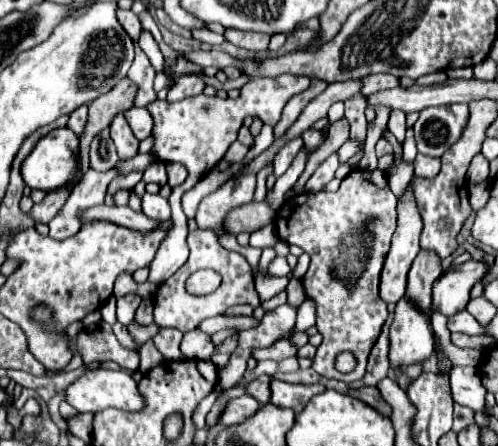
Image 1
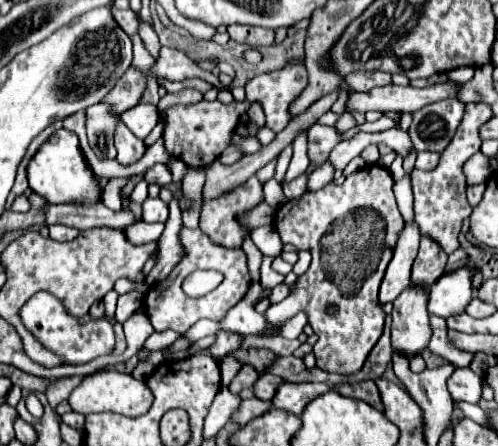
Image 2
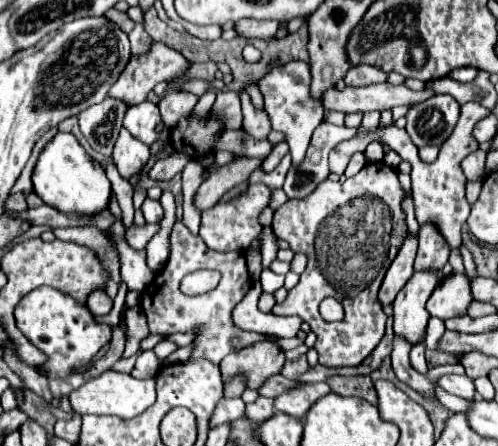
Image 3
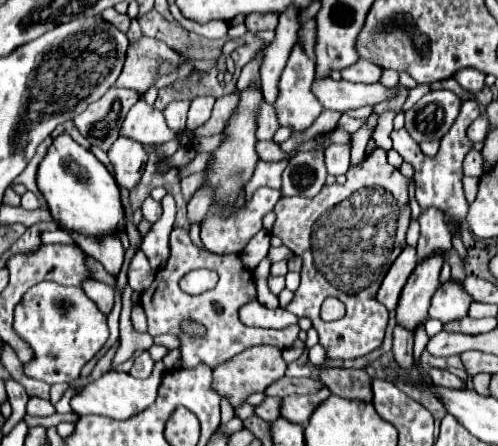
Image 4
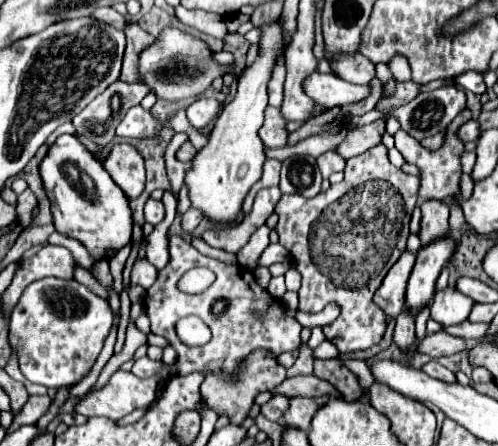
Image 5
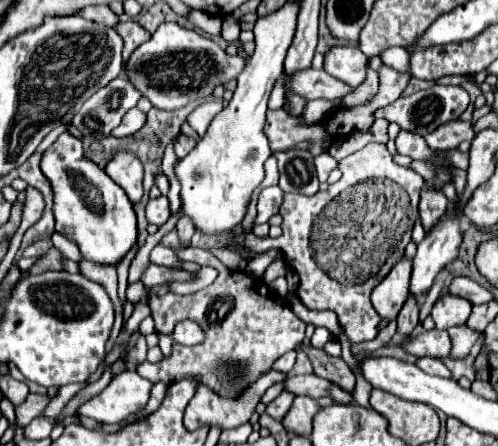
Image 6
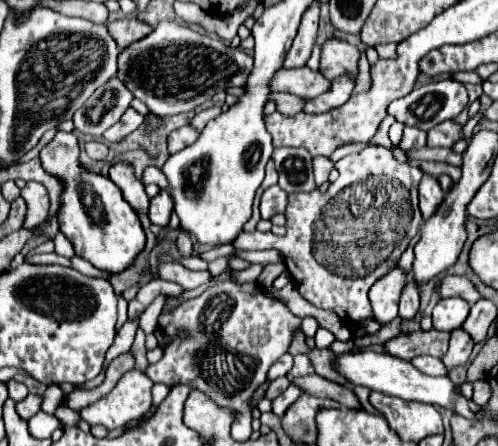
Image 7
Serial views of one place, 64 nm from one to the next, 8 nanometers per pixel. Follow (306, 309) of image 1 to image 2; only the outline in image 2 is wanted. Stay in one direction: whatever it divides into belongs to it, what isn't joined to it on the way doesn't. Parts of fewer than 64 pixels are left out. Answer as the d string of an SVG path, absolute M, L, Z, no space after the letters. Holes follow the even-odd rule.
M300 312L300 314L296 314L292 320L288 320L280 328L280 336L288 338L288 340L294 340L294 338L298 338L304 332L304 326L306 324L308 324L308 314L306 312Z

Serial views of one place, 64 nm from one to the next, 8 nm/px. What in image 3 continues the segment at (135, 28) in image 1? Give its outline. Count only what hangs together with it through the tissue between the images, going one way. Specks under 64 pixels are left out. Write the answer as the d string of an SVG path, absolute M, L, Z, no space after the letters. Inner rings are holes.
M110 8L110 10L106 12L106 18L112 20L114 24L118 24L118 26L122 28L122 32L126 32L126 34L134 28L134 22L130 20L130 16L128 16L126 12L118 12L116 8Z

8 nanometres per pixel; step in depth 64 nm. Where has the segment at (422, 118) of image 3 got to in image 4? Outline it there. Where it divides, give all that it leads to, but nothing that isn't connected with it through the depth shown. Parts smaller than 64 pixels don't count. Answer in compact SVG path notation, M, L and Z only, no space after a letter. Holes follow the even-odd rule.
M440 90L422 96L412 110L406 112L406 130L420 144L426 140L442 140L460 112L460 98L454 92Z

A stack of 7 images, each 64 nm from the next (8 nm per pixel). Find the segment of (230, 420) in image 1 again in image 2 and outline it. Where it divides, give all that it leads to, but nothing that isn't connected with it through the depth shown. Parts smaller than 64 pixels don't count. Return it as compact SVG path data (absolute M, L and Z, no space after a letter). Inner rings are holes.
M260 398L242 400L240 406L238 406L238 410L232 414L230 420L236 422L236 424L240 424L240 426L244 426L244 424L248 424L252 418L262 416L268 408L270 408L270 402L264 402L264 400L260 400Z

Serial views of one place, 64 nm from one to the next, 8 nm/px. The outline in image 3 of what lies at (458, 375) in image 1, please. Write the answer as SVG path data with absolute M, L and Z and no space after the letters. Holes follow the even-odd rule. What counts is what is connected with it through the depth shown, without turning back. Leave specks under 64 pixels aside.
M458 374L442 376L440 386L448 394L454 394L454 396L460 396L460 398L466 398L466 400L474 400L474 394L476 394L474 380L470 376L466 376L466 374L462 374L462 376L458 376Z

